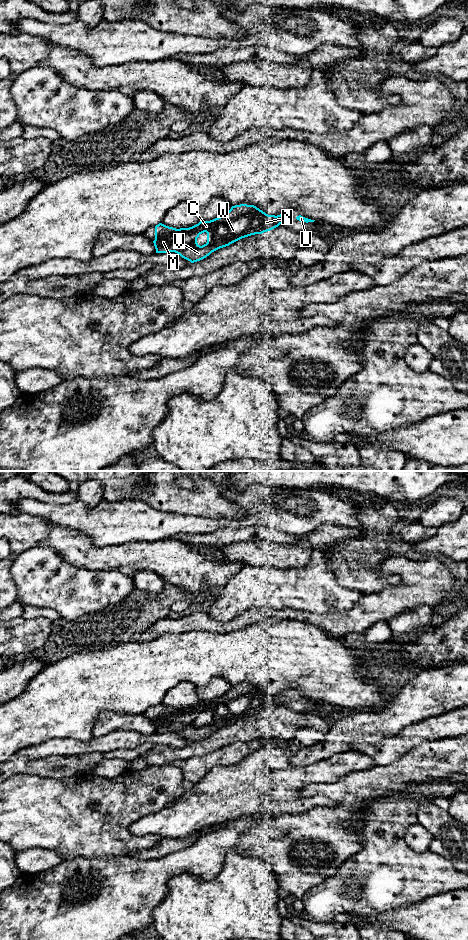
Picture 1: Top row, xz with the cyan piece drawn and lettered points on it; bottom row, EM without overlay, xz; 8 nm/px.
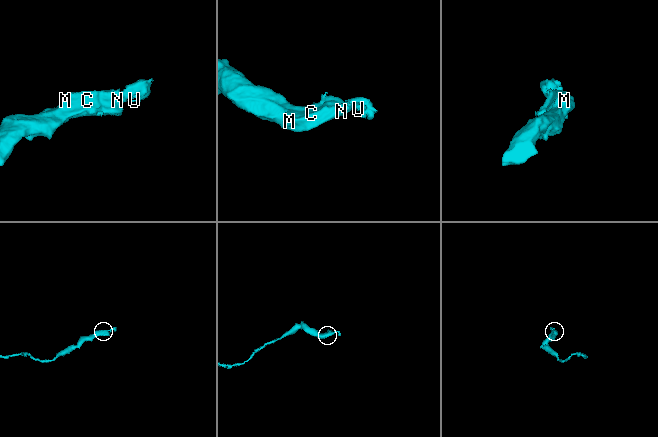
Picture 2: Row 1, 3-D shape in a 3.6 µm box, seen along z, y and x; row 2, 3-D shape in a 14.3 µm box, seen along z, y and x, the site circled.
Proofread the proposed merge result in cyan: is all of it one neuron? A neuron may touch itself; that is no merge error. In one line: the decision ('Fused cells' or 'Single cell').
Single cell

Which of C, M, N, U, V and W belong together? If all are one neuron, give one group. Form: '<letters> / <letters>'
C M N U V W

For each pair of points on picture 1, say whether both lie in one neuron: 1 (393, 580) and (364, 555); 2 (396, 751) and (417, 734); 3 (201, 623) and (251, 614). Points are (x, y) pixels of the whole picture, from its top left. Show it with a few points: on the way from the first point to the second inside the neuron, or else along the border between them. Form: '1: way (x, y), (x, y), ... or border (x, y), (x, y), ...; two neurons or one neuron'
1: way (384, 580), (369, 567), (369, 564); one neuron
2: way (401, 746), (412, 735); one neuron
3: way (213, 625), (231, 626), (239, 622); one neuron

